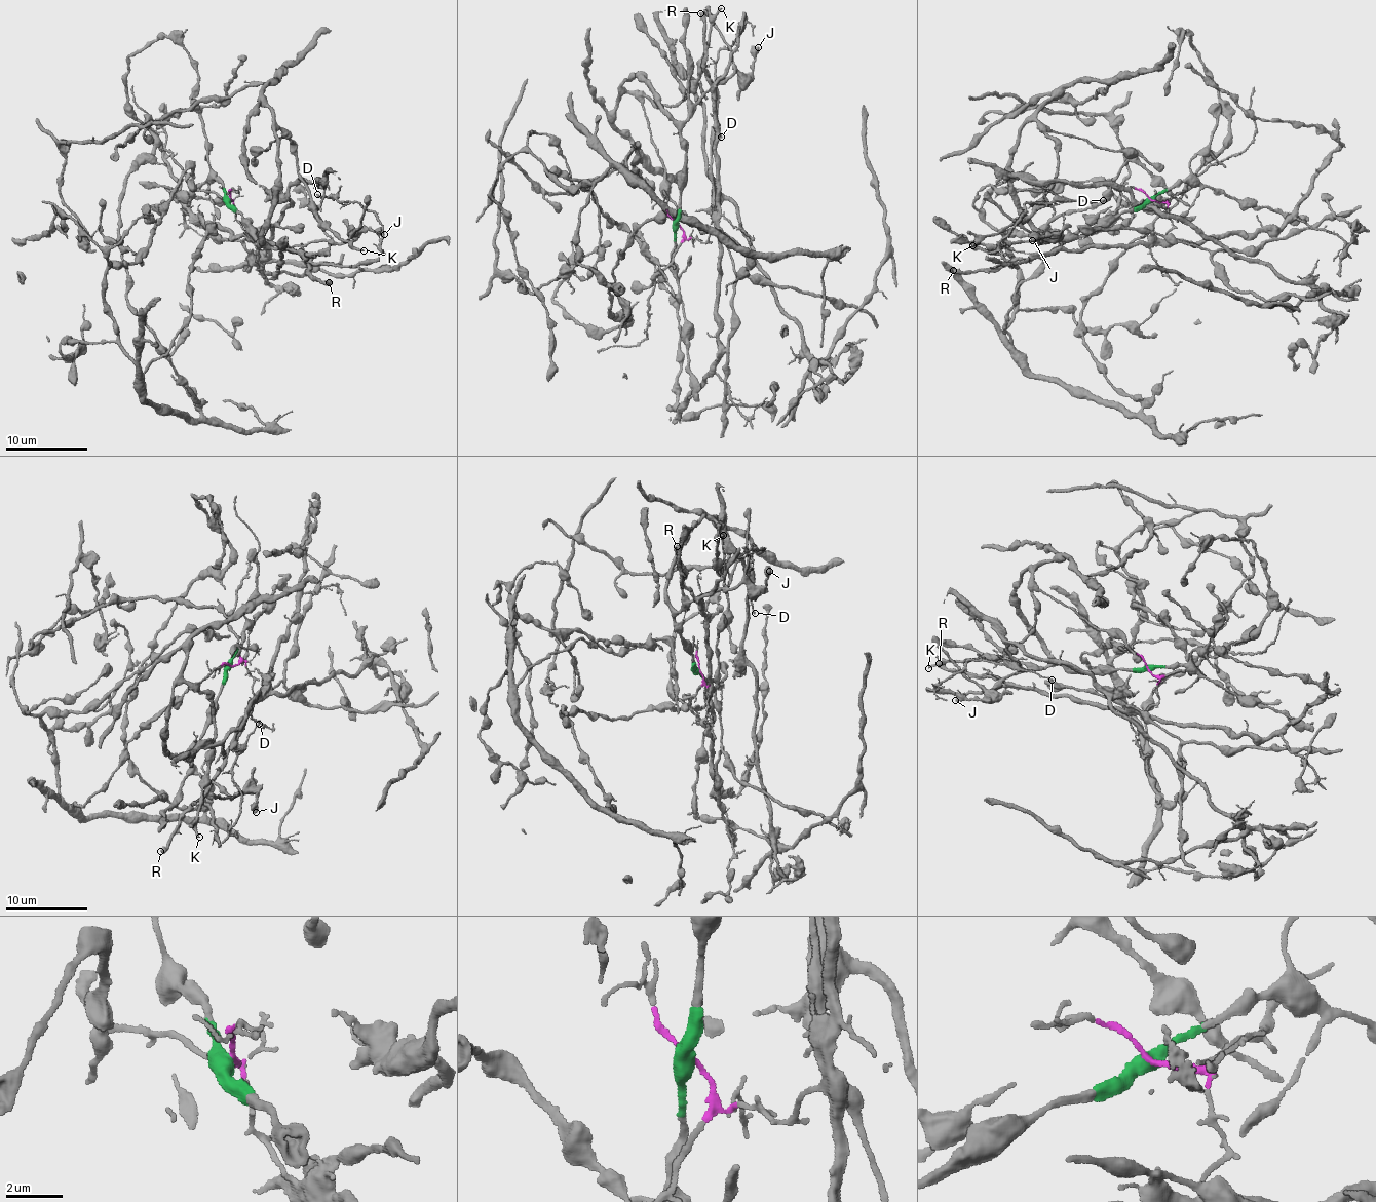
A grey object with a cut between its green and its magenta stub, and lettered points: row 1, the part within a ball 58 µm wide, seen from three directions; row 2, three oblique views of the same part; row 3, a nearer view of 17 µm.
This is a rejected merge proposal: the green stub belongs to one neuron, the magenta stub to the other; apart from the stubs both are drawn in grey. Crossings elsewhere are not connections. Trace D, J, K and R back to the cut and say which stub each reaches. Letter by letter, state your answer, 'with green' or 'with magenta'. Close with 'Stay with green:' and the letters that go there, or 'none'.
D: with magenta
J: with green
K: with green
R: with magenta
Stay with green: J, K

